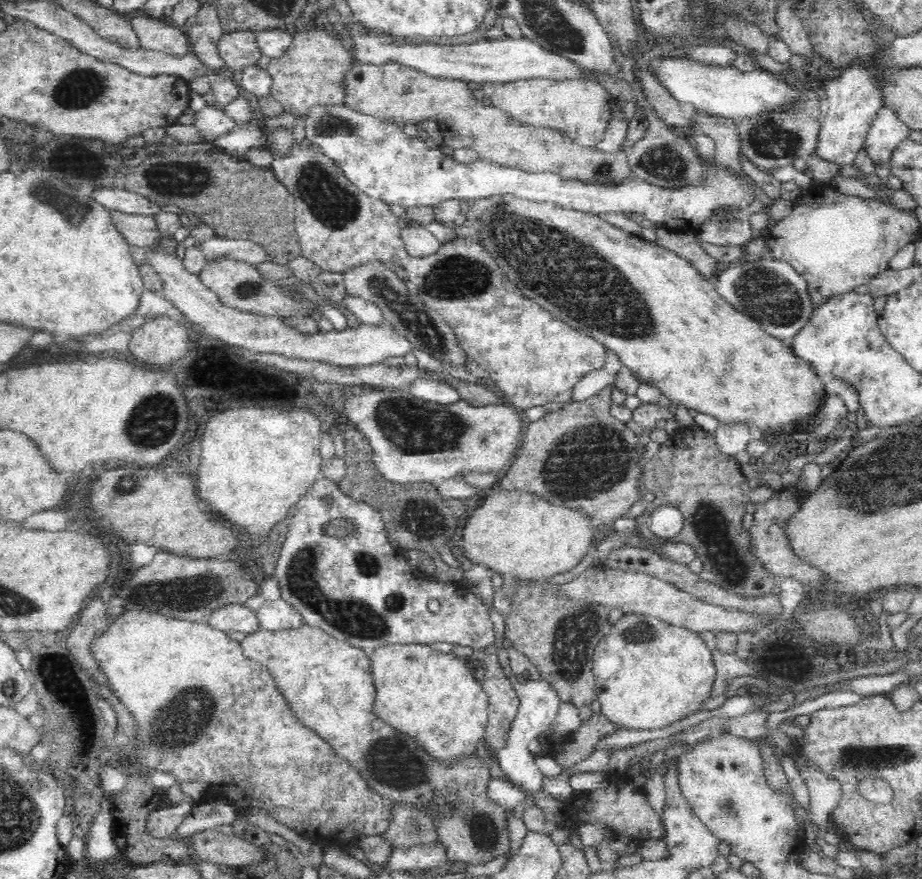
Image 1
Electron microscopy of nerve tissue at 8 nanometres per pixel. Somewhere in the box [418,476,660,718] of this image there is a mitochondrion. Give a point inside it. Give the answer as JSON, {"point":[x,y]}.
{"point":[571,644]}

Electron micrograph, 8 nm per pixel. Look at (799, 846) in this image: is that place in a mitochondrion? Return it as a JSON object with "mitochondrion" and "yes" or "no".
{"mitochondrion":"no"}

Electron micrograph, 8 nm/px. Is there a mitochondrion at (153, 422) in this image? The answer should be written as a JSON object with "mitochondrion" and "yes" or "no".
{"mitochondrion":"yes"}

